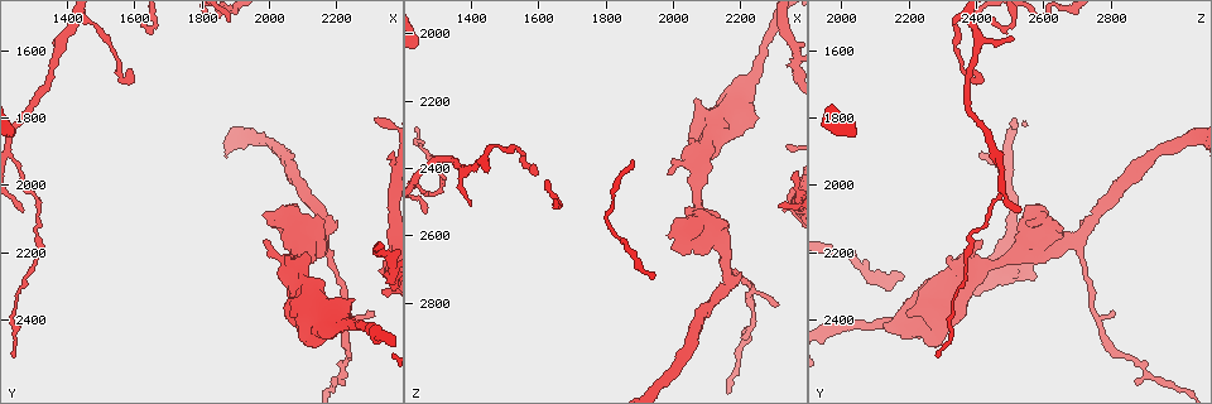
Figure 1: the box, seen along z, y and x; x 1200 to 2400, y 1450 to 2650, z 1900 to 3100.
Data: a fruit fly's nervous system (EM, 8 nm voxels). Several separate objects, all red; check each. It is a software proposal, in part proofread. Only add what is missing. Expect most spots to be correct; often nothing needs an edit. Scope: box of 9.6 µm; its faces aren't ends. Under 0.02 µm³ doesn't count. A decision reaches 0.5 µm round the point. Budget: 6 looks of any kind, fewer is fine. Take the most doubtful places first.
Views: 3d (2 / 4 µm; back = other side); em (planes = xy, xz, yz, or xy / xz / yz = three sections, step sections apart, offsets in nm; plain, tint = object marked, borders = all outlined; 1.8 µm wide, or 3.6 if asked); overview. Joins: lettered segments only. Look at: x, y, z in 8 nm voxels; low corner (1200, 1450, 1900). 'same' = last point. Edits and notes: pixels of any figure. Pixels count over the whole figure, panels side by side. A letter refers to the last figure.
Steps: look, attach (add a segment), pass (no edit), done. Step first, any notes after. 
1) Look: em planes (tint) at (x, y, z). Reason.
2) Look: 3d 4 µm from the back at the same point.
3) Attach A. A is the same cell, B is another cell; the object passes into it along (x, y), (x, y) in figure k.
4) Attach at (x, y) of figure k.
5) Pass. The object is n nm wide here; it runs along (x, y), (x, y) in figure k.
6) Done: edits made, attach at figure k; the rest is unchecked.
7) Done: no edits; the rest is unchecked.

Look: 3d 2 µm from the back at (2310, 1800, 2510). Free end.

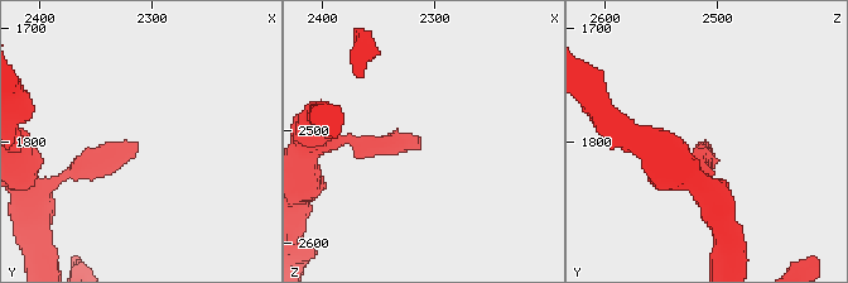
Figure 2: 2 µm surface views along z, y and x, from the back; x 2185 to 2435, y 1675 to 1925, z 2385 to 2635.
Look: em xz step 8 (borders) at (2312, 1802, 2514).

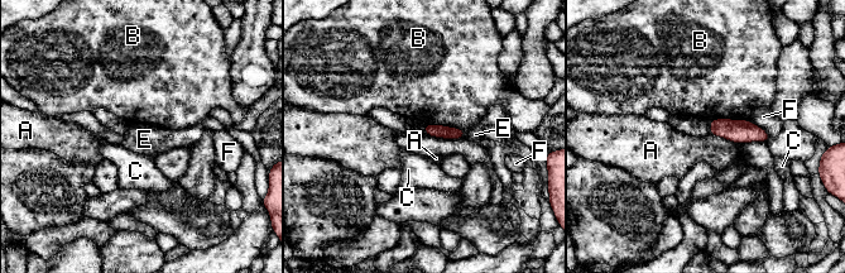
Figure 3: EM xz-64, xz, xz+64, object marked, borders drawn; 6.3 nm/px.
Pass. The longest contact is with B, 280 nm; A, B, C, E and F are other cells; no lettered segment goes on from it.

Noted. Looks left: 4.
Look: 3d 2 µm from the back at (1580, 1660, 2400). Thin end.

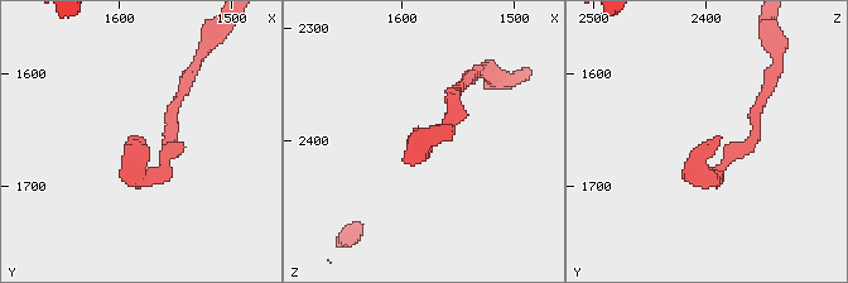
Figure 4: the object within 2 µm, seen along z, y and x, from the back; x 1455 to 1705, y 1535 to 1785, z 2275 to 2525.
Look: em planes (borders) at (1578, 1658, 2388). Shape alone is not enough.

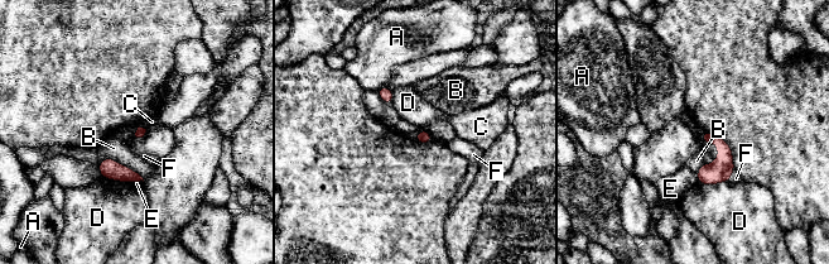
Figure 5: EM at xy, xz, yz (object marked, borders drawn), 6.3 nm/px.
Pass. The object is 60 nm wide here; A, B, C, D, E and F are other cells; a border runs along (728, 180), (721, 183), (699, 185) in figure 5; no lettered segment goes on from it.

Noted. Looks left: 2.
Look: em yz step 4 (borders) at (1400, 1570, 2510). Free end.

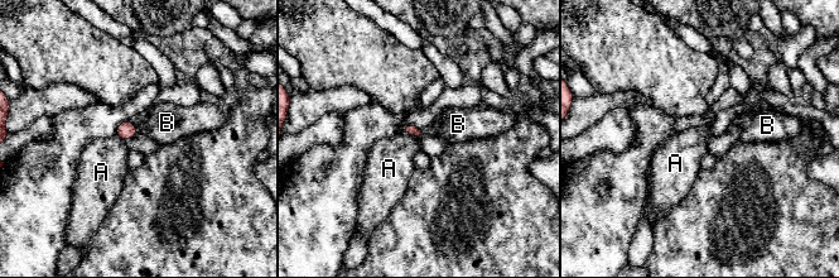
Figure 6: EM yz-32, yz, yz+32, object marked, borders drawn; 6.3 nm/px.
Look: em planes (borders) at the same point.

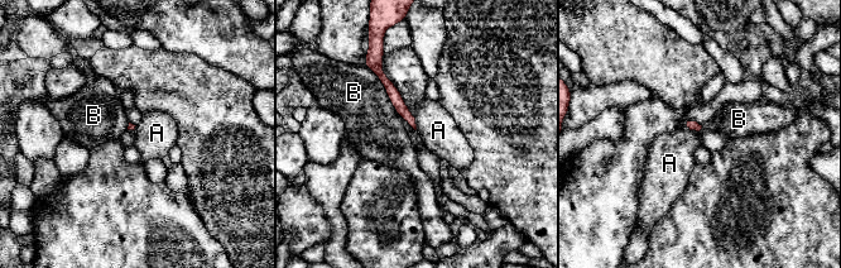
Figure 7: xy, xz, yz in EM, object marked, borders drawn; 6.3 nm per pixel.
Pass. A and B are other cells; no lettered segment goes on from it.

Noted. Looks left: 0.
Done: no edits; the rest is unchecked.

